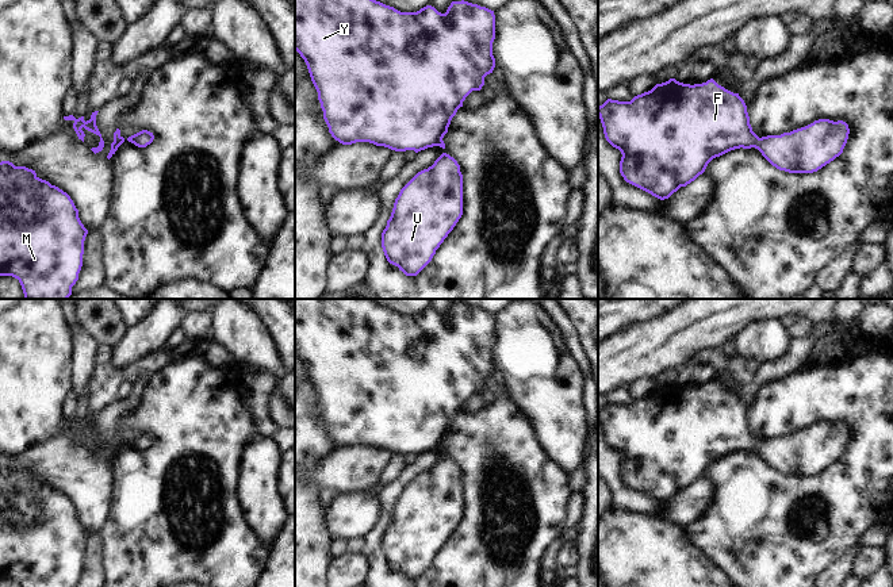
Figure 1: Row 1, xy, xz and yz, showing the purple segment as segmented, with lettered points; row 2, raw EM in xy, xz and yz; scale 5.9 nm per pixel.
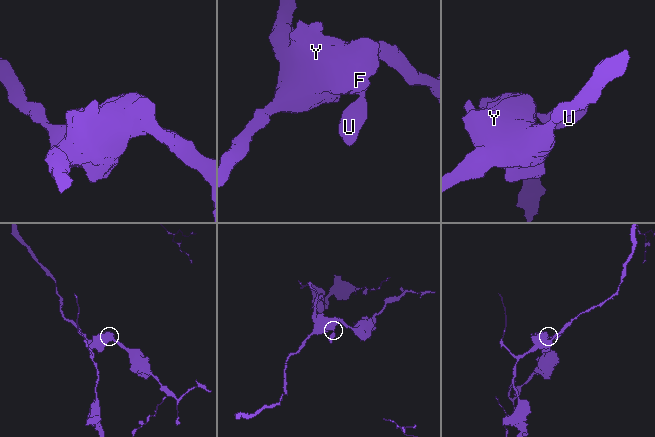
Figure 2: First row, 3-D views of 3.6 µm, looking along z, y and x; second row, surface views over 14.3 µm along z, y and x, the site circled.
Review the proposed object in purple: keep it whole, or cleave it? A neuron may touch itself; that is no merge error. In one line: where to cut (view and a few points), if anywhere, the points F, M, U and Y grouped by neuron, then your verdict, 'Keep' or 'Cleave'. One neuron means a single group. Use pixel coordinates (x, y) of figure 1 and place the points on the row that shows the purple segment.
No split. Groups: F M U Y. Keep

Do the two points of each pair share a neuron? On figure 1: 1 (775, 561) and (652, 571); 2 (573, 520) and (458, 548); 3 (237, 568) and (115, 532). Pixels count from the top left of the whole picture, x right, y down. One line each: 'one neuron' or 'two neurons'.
1: two neurons
2: two neurons
3: one neuron

